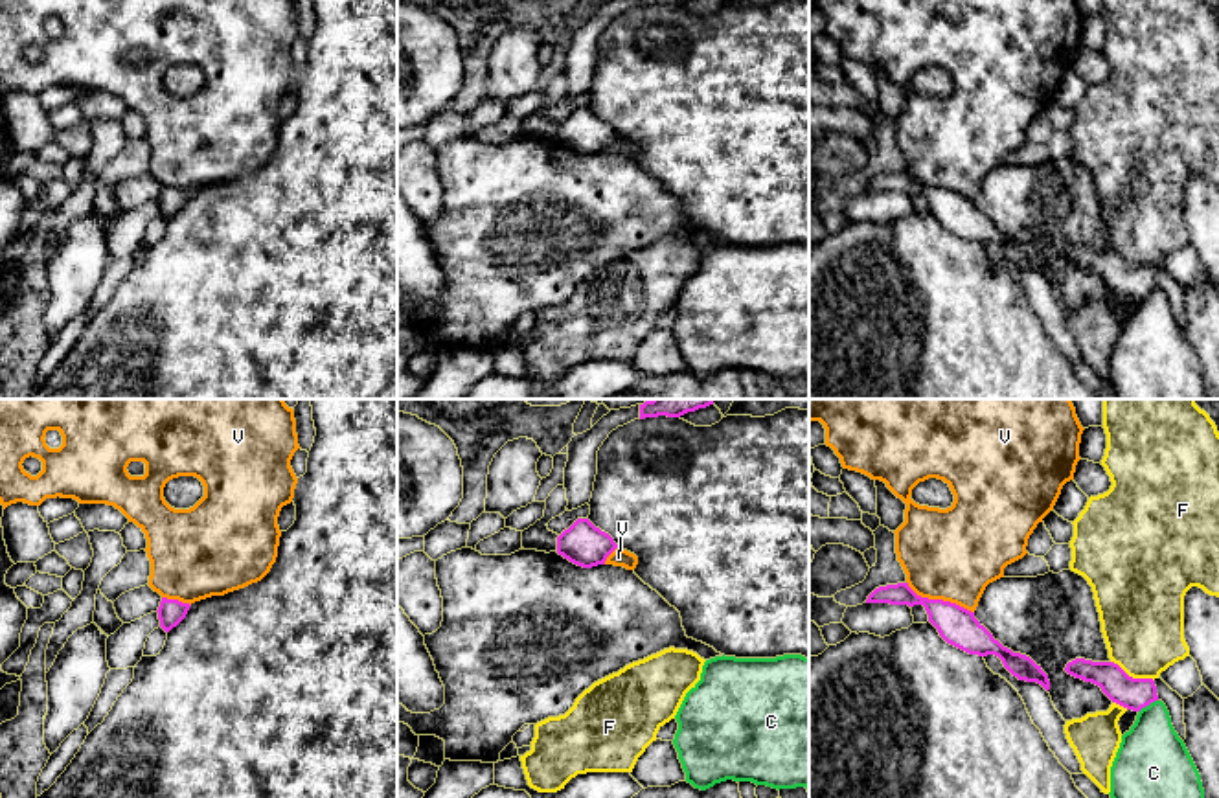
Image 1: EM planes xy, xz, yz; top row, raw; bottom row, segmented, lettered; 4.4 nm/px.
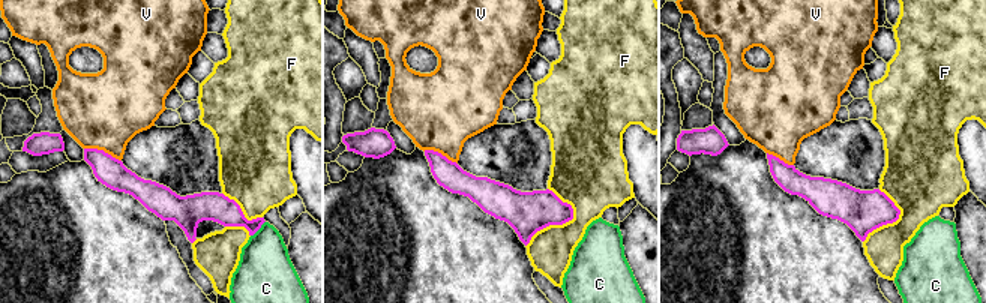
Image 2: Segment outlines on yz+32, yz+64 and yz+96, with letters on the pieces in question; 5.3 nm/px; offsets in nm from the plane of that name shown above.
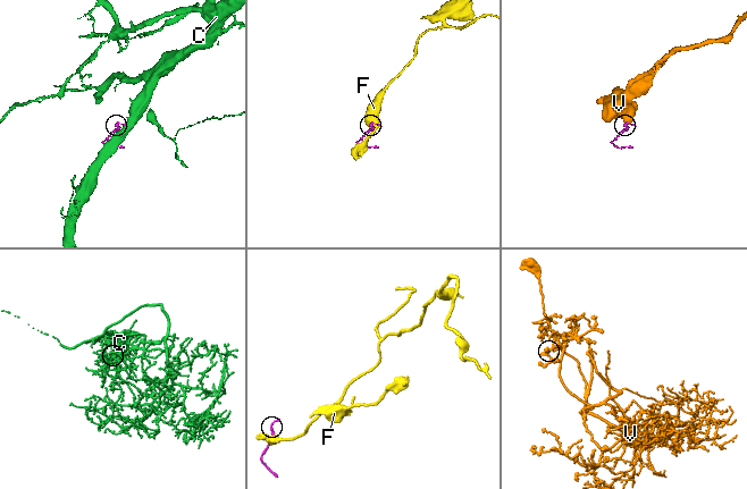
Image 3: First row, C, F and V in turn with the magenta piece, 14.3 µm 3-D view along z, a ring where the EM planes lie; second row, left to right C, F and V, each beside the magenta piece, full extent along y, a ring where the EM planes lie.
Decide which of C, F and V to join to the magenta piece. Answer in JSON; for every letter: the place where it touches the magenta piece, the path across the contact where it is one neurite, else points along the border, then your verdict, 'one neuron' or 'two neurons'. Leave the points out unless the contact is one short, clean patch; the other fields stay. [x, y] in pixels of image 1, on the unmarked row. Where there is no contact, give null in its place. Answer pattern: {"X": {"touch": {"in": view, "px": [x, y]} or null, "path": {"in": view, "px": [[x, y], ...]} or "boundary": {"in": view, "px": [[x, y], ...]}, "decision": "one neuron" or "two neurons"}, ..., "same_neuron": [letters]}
{"C": {"touch": {"in": "yz", "px": [1148, 293]}, "boundary": {"in": "yz", "px": [[1157, 287], [1139, 300]]}, "decision": "two neurons"}, "F": {"touch": {"in": "yz", "px": [1131, 265]}, "decision": "two neurons"}, "V": {"touch": {"in": "yz", "px": [940, 188]}, "boundary": {"in": "yz", "px": [[907, 170], [922, 184], [949, 188], [973, 201]]}, "decision": "two neurons"}, "same_neuron": []}

